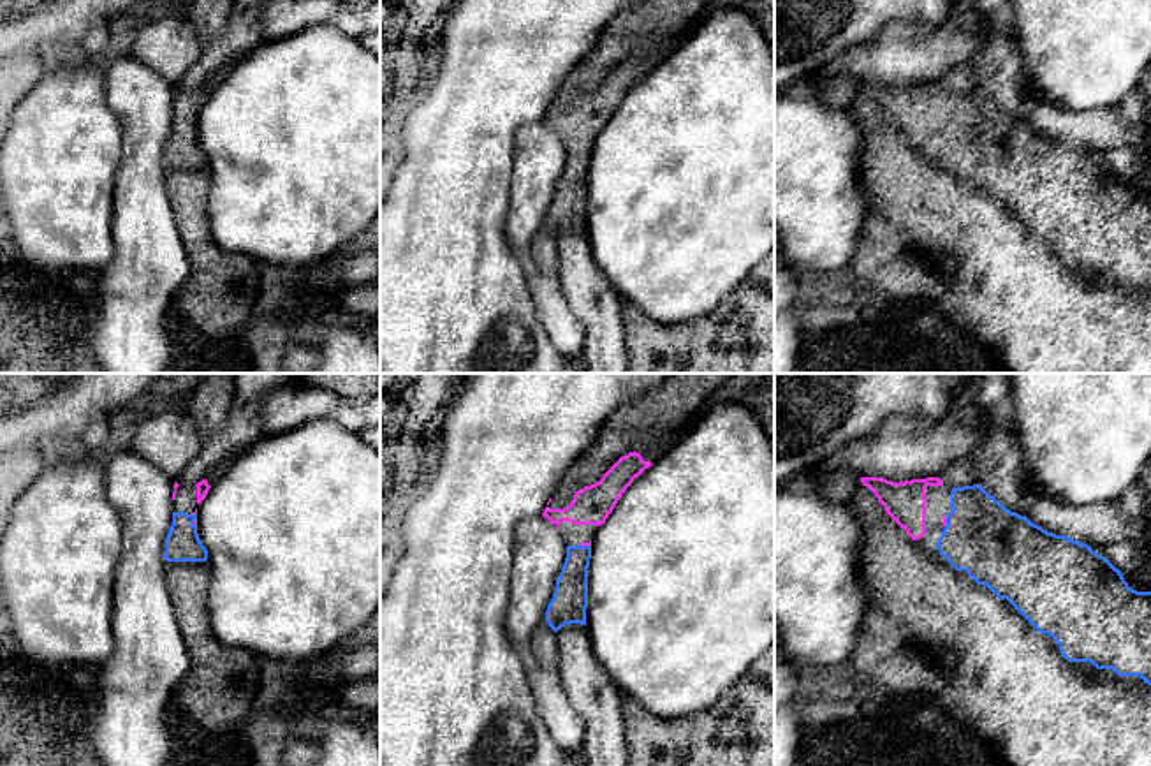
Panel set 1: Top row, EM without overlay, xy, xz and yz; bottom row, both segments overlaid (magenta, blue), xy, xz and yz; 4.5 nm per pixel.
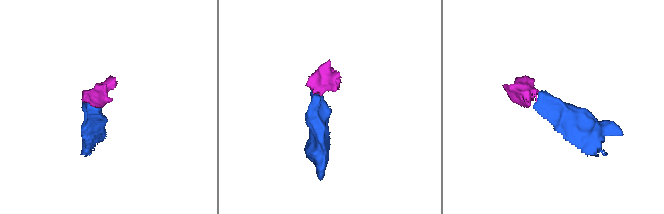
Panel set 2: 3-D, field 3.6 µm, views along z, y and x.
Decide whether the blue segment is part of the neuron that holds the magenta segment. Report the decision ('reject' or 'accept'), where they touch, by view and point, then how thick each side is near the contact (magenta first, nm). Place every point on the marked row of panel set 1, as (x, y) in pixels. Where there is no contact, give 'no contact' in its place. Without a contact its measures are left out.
accept | yz (945, 522) | 20/360 nm

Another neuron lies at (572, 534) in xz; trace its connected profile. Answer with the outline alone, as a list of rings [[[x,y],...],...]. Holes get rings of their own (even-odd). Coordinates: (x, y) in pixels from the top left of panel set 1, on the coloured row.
[[[570,521],[560,523],[560,532],[567,546],[579,546],[593,541],[598,527],[597,525],[574,525]]]

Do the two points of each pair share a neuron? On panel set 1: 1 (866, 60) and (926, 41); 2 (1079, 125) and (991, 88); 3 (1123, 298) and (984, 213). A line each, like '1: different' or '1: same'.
1: same
2: same
3: same

